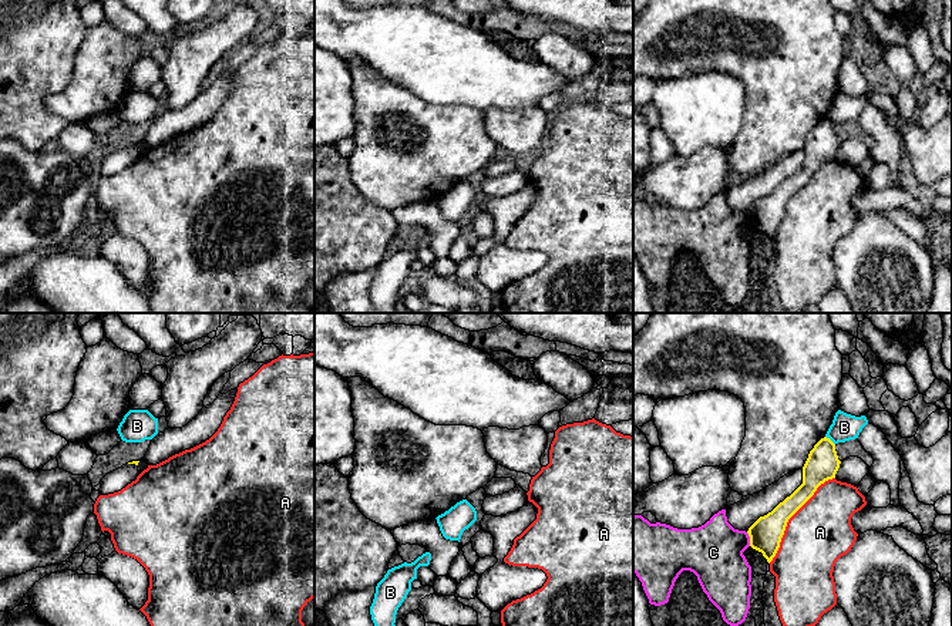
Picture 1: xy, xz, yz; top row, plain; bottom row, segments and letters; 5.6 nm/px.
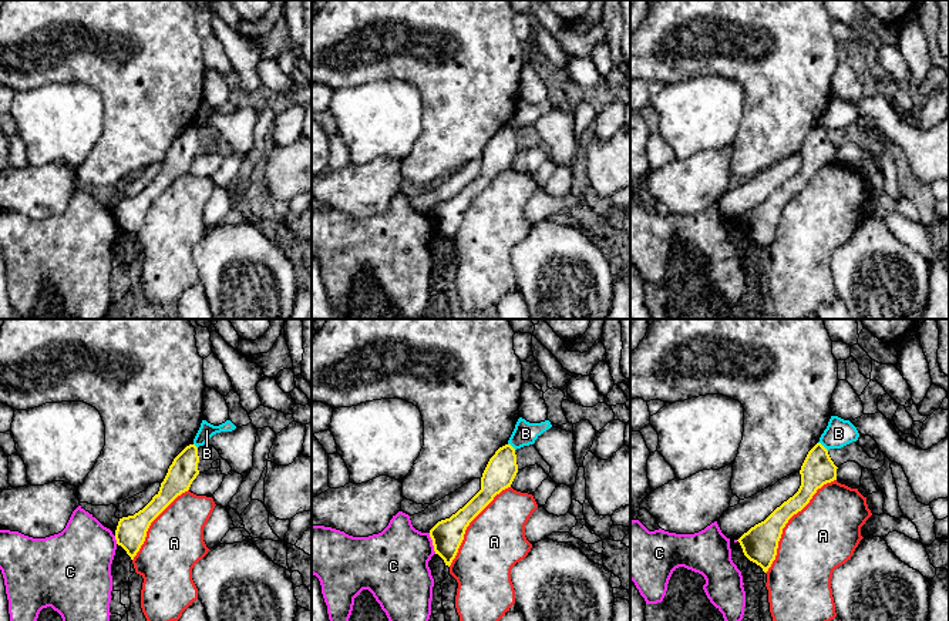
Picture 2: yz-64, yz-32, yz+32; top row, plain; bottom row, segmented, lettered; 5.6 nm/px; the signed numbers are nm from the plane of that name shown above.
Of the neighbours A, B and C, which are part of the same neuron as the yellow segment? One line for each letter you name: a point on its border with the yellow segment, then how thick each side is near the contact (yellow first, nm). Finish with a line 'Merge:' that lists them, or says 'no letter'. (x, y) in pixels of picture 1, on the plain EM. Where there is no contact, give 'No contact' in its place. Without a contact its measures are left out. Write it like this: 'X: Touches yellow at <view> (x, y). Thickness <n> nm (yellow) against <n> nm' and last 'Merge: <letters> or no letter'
Merge: no letter

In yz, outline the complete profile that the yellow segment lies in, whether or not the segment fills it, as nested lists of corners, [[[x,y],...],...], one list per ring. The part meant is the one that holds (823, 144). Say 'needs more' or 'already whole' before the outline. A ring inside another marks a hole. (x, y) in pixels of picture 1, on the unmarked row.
already whole | [[[827,118],[821,120],[810,132],[803,148],[803,165],[749,209],[750,228],[761,233],[768,245],[780,229],[788,201],[814,176],[821,165],[835,159],[840,145],[835,125]]]

